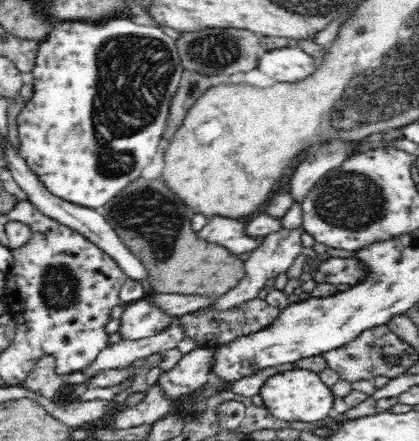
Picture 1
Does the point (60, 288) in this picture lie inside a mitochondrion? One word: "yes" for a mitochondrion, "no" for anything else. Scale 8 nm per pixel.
yes

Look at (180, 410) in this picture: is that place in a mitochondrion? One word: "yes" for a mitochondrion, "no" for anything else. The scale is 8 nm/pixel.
no

